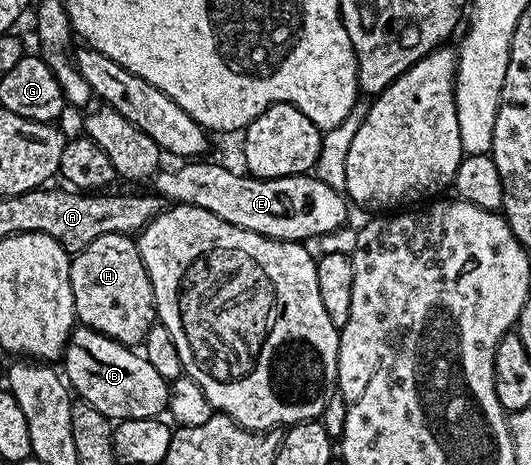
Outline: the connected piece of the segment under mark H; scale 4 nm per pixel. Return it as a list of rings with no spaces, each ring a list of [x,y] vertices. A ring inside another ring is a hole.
[[[105,234],[74,253],[71,285],[75,319],[82,327],[92,328],[117,342],[139,346],[156,323],[155,295],[143,265],[138,243],[131,236]]]

